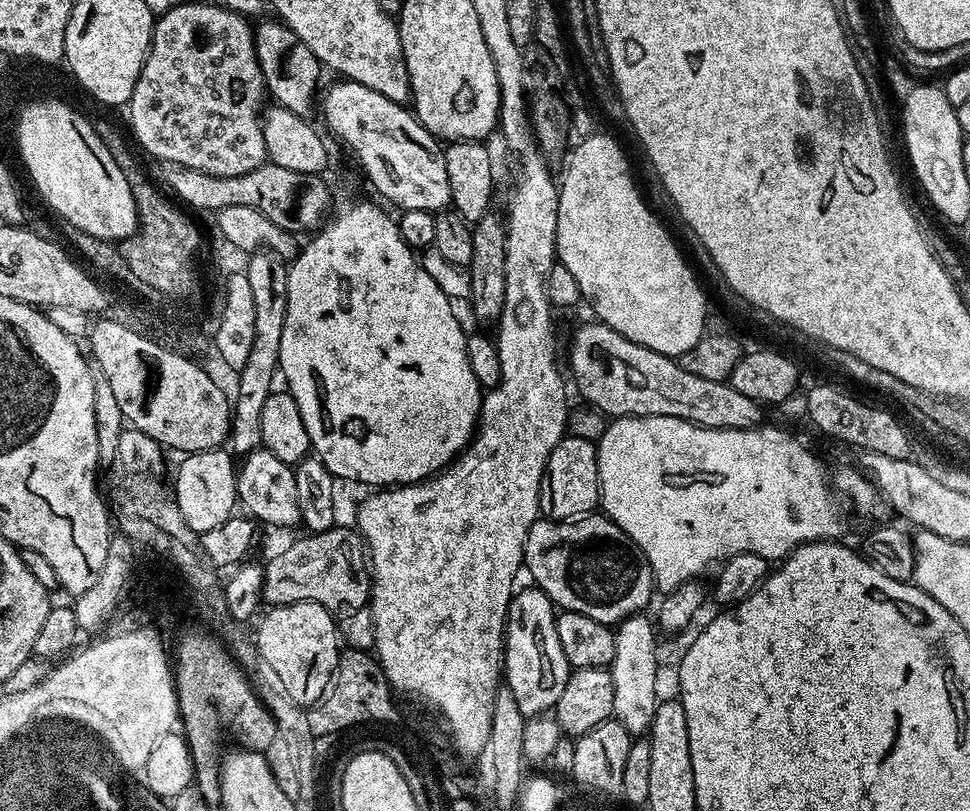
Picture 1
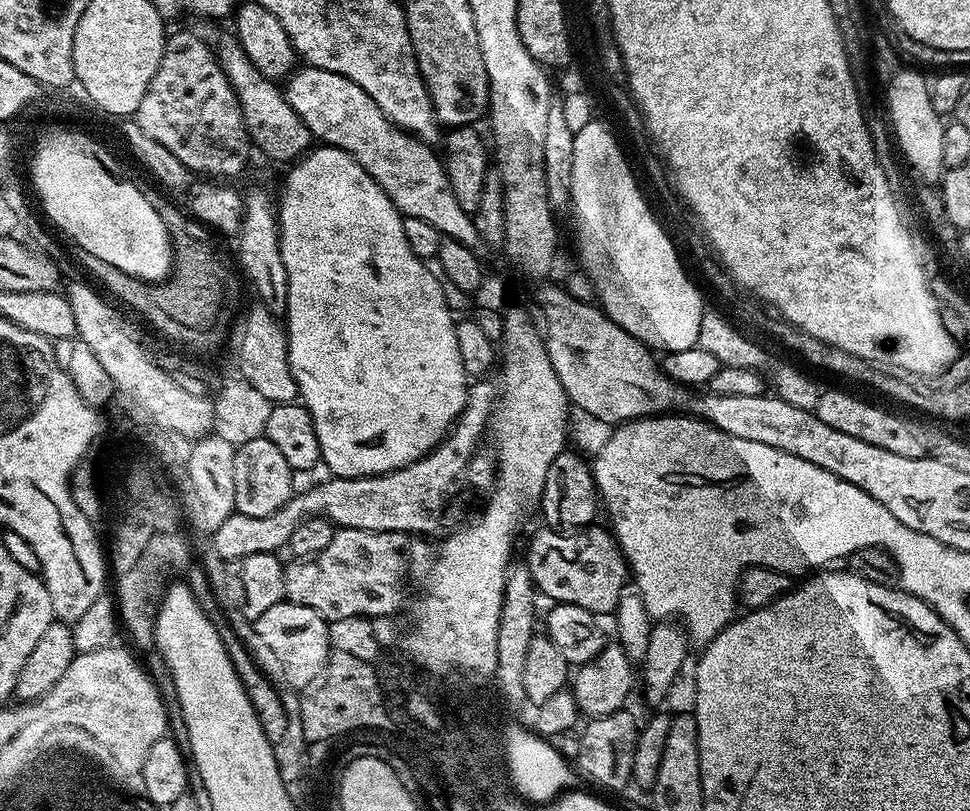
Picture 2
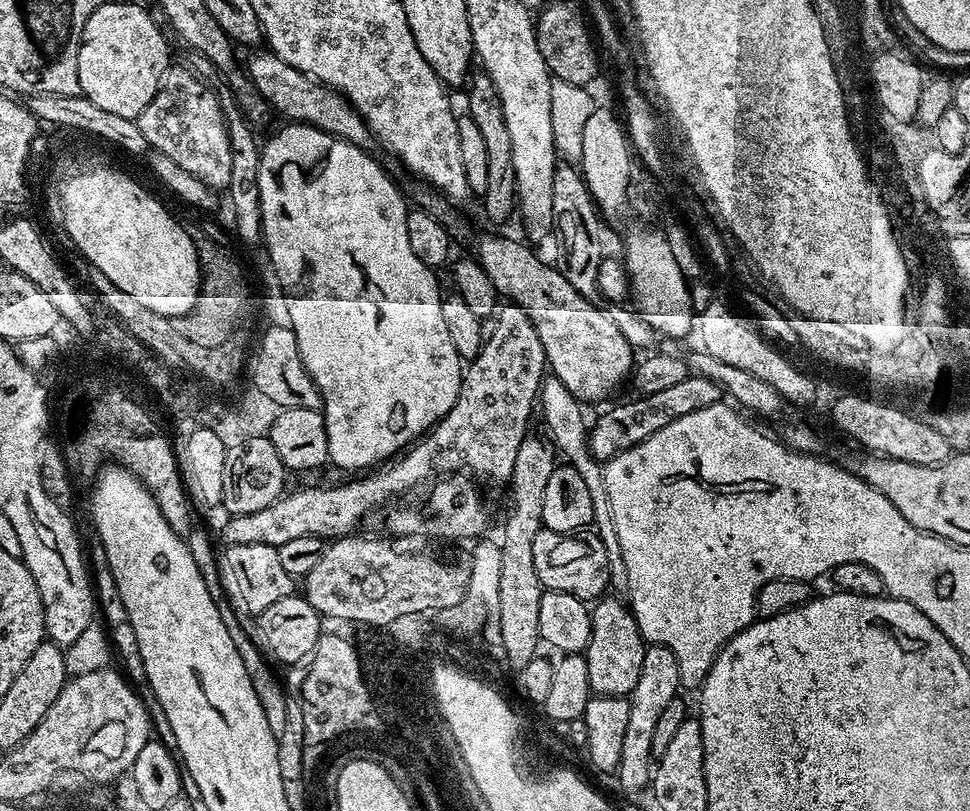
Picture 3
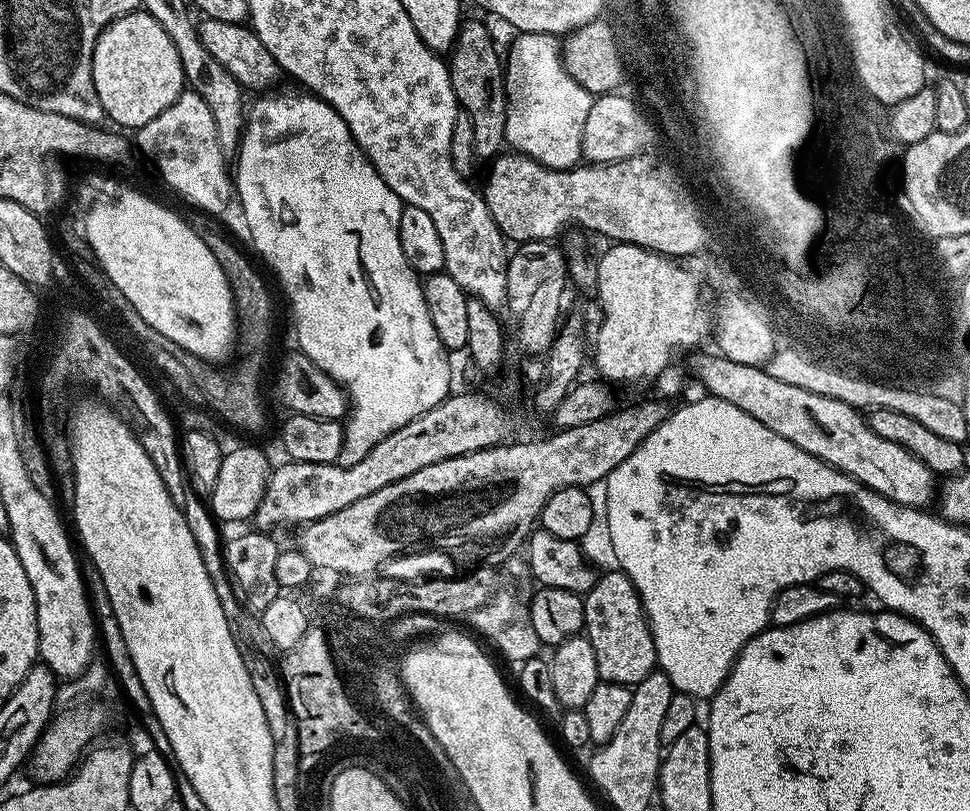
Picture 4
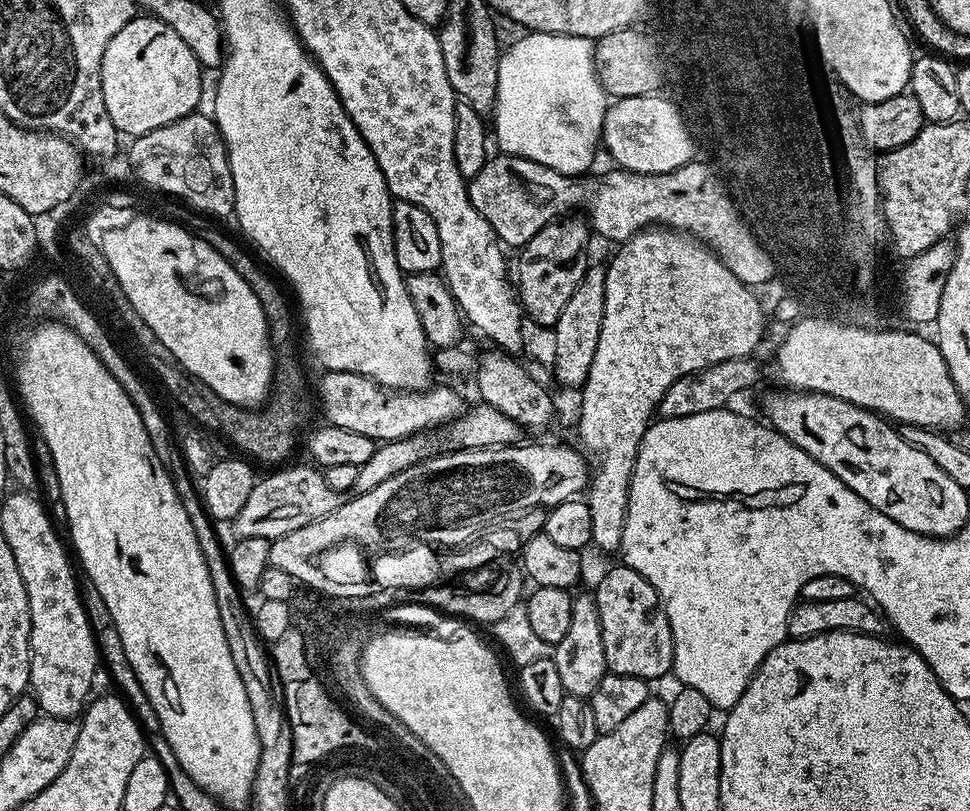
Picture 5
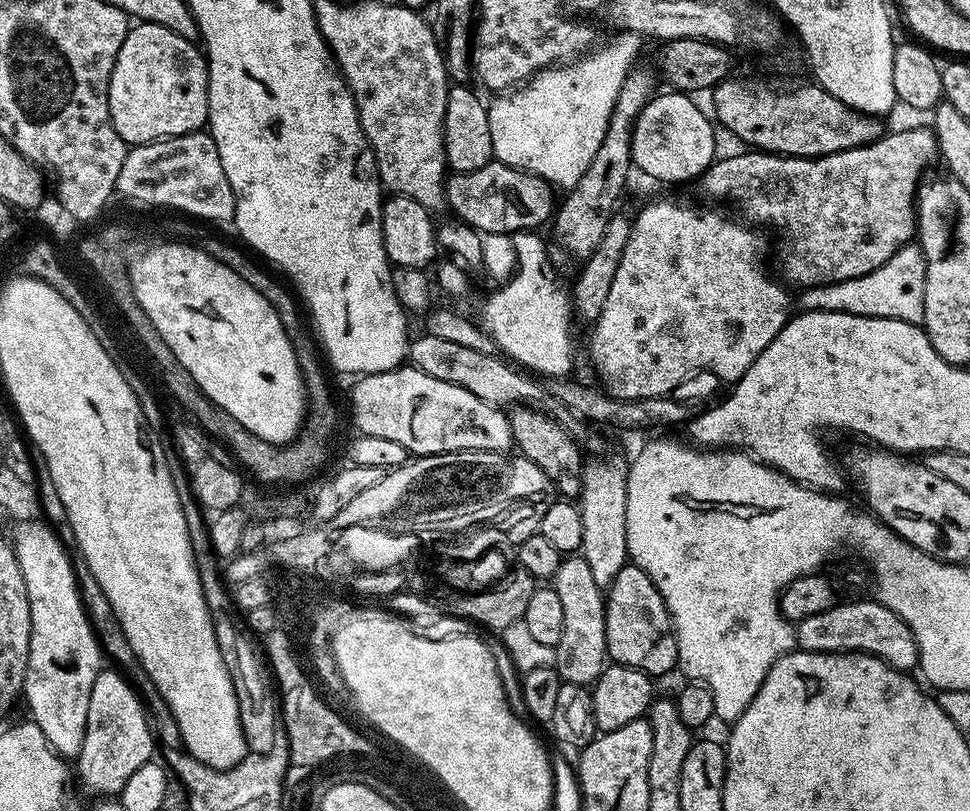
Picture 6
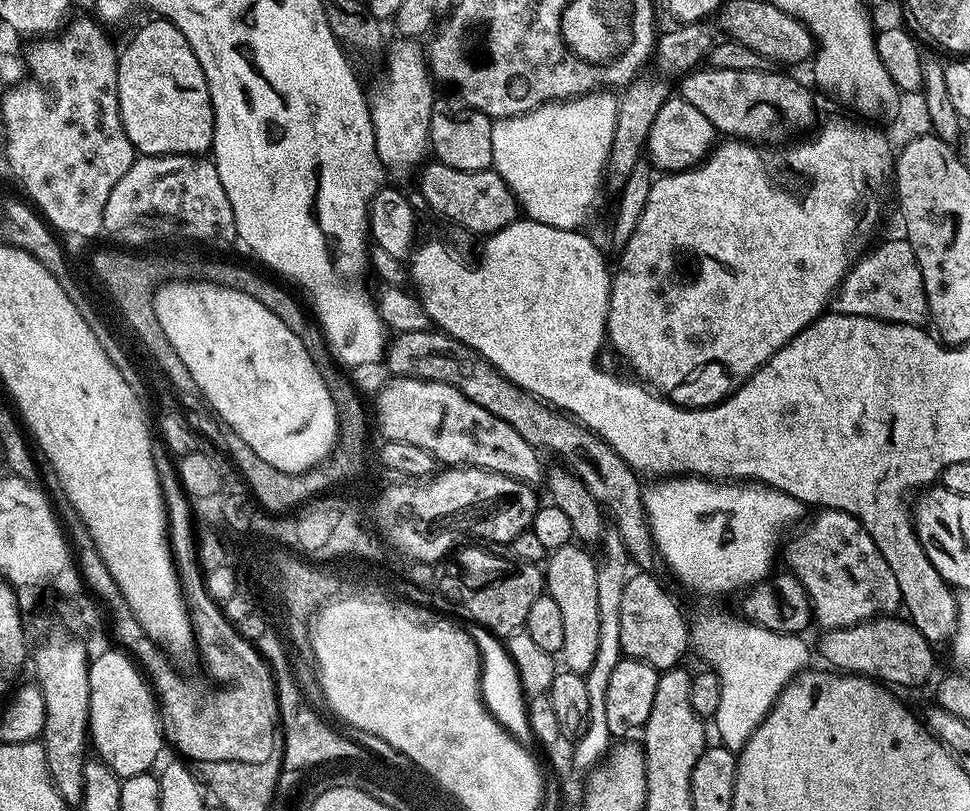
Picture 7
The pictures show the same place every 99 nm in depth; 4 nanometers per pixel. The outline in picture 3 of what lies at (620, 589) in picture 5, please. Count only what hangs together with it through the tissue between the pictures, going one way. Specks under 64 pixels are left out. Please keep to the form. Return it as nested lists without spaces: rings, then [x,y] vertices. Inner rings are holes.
[[[612,594],[605,595],[591,605],[592,629],[590,642],[583,652],[586,675],[593,693],[598,696],[623,696],[628,698],[637,685],[641,673],[646,641],[638,630],[632,609],[623,599],[615,600]]]

